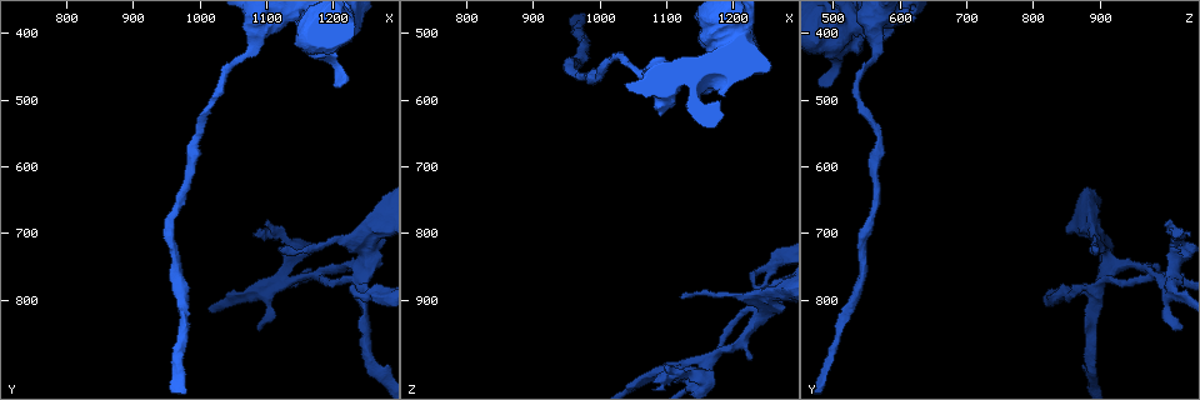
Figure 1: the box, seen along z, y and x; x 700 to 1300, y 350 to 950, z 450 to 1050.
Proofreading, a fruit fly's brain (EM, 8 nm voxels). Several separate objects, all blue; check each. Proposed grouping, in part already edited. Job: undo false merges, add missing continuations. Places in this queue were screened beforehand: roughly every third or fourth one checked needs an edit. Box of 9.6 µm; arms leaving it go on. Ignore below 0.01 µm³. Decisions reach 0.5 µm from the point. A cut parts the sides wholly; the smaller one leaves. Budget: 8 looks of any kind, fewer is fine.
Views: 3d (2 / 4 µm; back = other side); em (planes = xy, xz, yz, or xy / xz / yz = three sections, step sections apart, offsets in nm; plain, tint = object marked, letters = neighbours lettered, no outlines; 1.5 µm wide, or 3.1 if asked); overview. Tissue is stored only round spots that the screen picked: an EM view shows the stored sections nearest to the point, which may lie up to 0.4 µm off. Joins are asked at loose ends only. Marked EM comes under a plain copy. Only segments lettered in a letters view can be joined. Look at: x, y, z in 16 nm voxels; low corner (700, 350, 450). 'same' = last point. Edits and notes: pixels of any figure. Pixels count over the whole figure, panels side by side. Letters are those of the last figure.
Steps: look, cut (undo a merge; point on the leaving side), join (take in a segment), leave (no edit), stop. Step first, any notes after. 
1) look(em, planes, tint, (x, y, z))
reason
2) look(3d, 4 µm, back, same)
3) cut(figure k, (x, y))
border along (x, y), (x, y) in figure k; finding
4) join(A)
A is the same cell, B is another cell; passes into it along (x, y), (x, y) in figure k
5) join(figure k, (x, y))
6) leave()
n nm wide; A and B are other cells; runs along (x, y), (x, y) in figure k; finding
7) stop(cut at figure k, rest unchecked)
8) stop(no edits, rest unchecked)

look(em, planes, letters, (1200, 440, 510))
thick turns thin

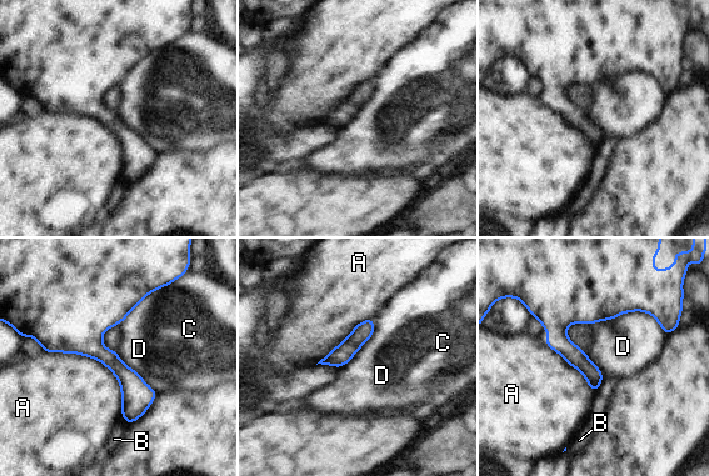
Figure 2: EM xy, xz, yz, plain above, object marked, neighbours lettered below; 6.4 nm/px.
leave()
A, B, C and D are other cells; runs along (108, 284), (95, 345), (130, 381), (130, 419) in figure 2; one cell here

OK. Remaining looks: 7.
look(3d, 2 µm, (1120, 725, 900))
free end

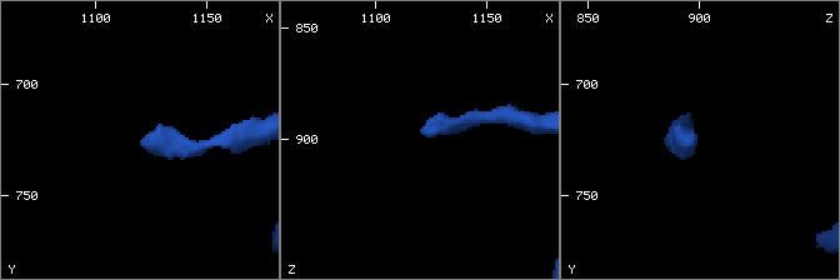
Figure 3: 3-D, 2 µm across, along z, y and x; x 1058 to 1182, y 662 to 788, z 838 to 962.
look(em, xz, step 4, letters, (1121, 723, 895))

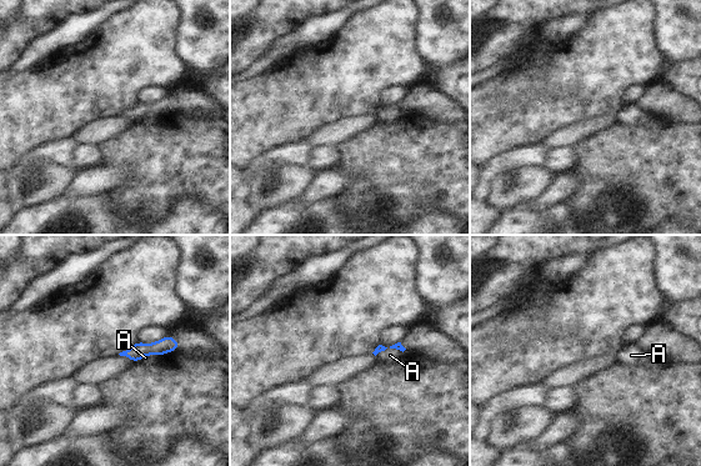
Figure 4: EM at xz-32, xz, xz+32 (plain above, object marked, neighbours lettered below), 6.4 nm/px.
look(em, planes, letters, same)

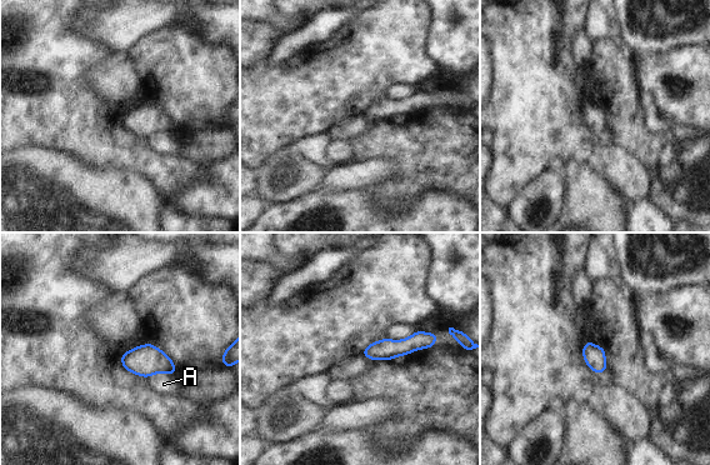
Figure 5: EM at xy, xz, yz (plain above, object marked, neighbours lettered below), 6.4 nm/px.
leave()
A is another cell; border along (171, 374), (154, 373), (145, 379) in figure 5; none of them fits

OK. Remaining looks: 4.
look(em, xz, step 4, letters, (1250, 790, 870))
sudden change in width

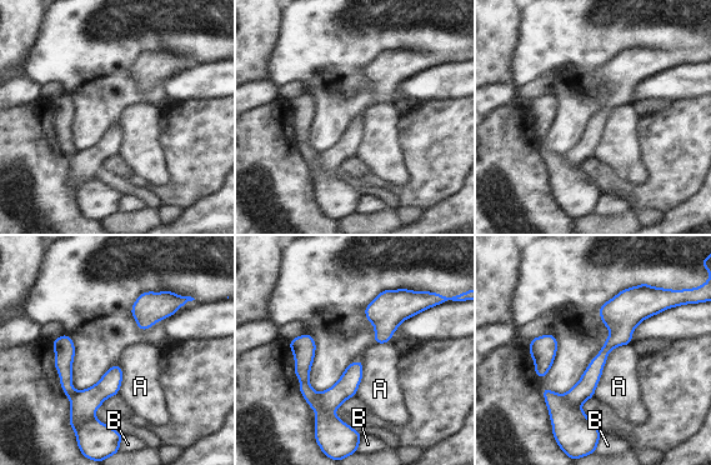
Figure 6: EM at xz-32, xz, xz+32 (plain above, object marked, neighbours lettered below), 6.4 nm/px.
look(em, planes, letters, same)

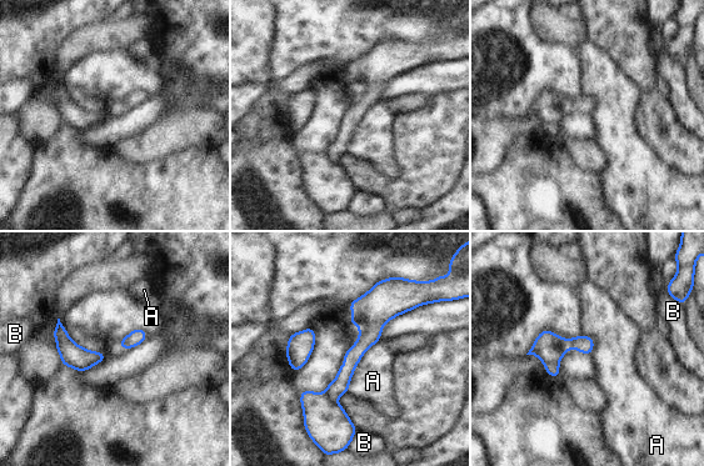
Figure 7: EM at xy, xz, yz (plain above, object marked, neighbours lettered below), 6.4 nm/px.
cut(figure 7, (339, 386))
110 nm wide; A and B are other cells; a second cell is stuck on

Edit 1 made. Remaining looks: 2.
stop(cut at figure 7, rest unchecked)

